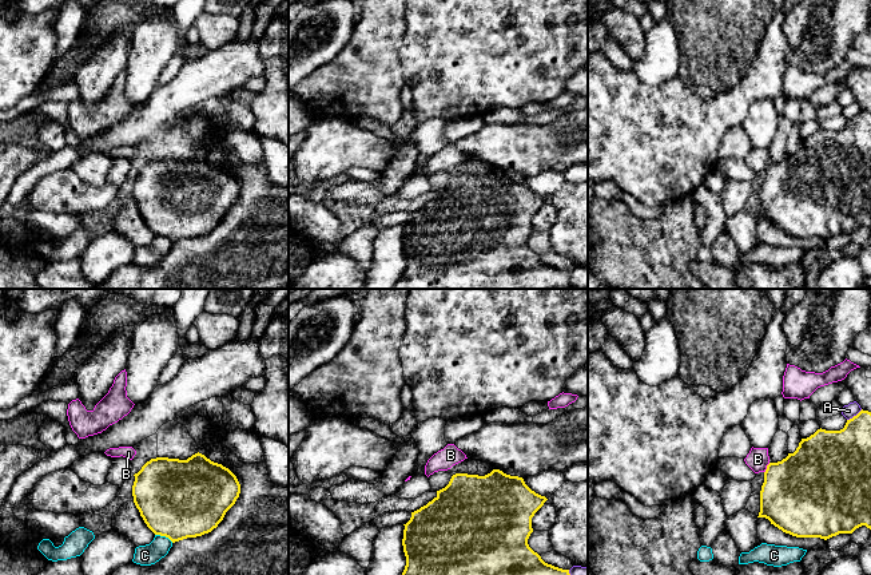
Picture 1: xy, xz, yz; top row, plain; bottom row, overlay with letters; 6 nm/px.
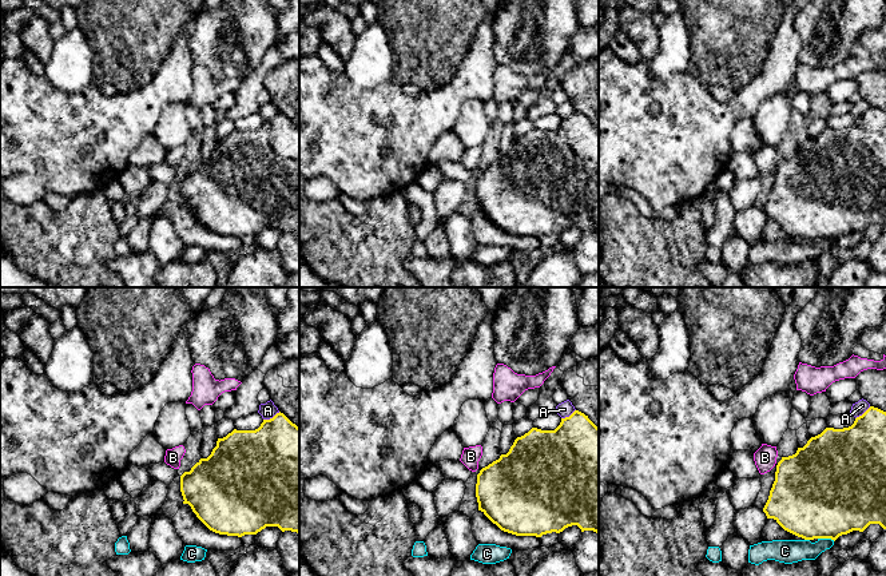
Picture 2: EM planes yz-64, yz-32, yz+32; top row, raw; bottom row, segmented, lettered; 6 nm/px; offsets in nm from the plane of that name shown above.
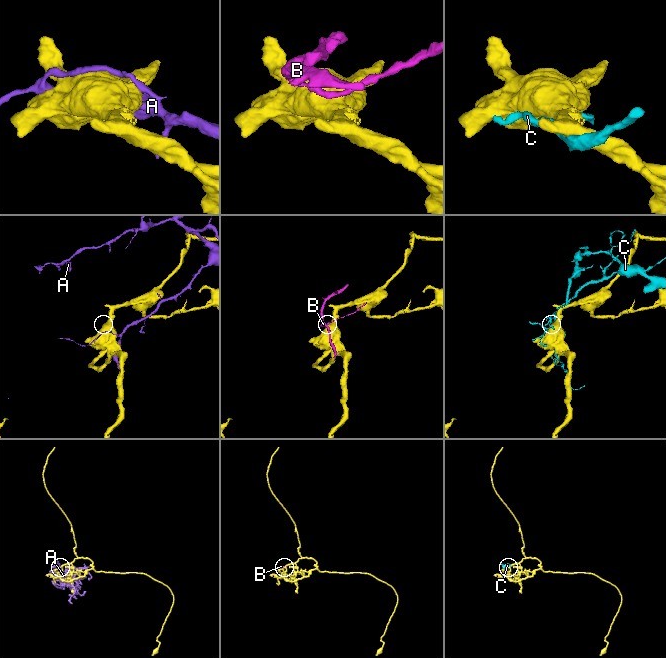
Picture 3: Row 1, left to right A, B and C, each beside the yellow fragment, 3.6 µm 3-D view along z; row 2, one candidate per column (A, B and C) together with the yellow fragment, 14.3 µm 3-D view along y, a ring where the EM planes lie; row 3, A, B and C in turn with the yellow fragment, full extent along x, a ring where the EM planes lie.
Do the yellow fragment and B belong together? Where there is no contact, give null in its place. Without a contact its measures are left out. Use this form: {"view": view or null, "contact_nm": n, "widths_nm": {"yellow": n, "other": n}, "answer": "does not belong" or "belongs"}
{"view": "yz", "contact_nm": 70, "widths_nm": {"yellow": 460, "other": 140}, "answer": "does not belong"}

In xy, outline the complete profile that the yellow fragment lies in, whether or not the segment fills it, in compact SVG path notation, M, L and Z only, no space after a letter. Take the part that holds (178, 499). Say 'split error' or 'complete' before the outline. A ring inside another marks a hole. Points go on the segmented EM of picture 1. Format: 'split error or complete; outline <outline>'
complete; outline M202 453L187 460L156 457L134 475L132 496L147 527L172 543L211 532L223 520L240 493L236 476Z

